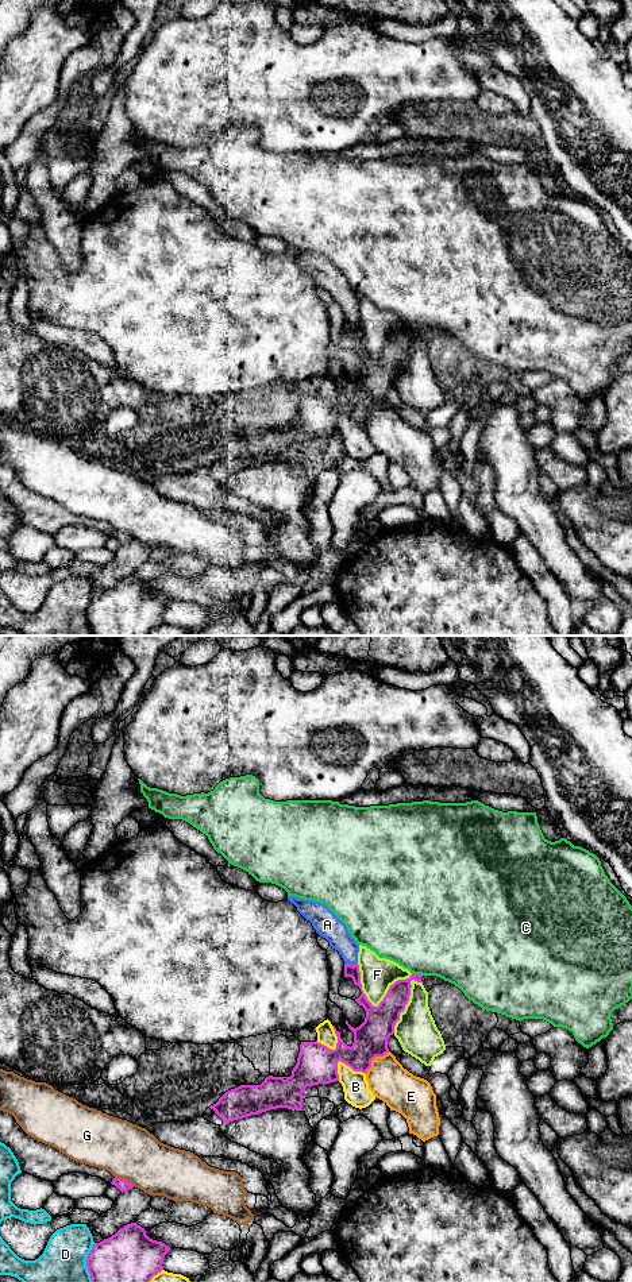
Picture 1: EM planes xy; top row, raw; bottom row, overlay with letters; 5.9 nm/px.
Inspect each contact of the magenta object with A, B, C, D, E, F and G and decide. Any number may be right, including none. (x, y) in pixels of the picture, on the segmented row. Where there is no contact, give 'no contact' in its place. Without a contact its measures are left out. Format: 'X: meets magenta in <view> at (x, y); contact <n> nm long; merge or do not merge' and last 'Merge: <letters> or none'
A: meets magenta in xy at (350, 965); contact 80 nm long; merge
B: meets magenta in xy at (351, 1068); contact 190 nm long; do not merge
C: meets magenta in xy at (417, 974); contact 70 nm long; do not merge
D: meets magenta in xy at (85, 1261); contact 240 nm long; do not merge
E: meets magenta in xy at (374, 1057); contact 200 nm long; do not merge
F: meets magenta in xy at (373, 1006); contact 340 nm long; do not merge
G: meets magenta in xy at (124, 1180); contact 130 nm long; do not merge
Merge: A

